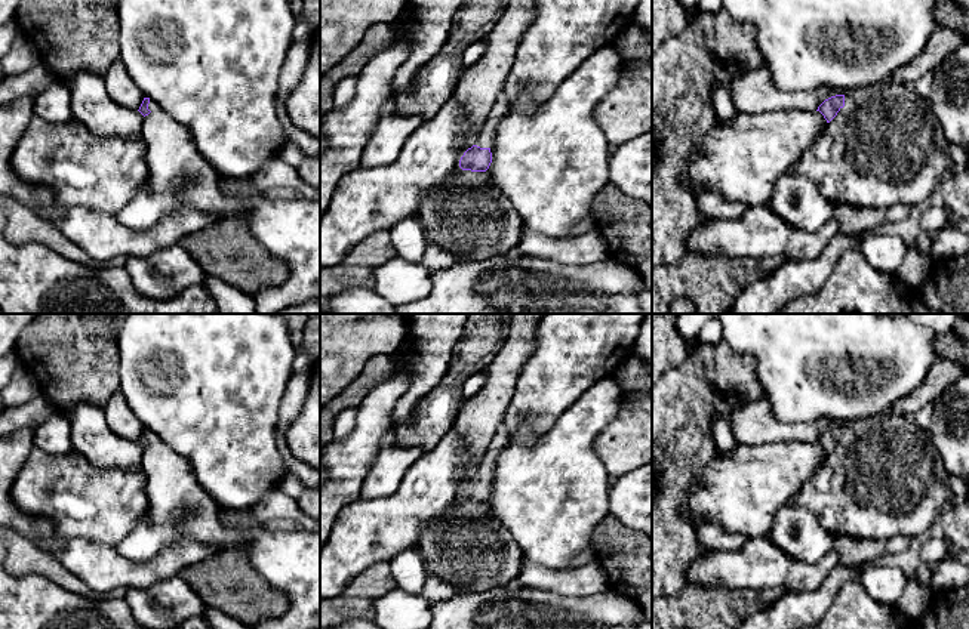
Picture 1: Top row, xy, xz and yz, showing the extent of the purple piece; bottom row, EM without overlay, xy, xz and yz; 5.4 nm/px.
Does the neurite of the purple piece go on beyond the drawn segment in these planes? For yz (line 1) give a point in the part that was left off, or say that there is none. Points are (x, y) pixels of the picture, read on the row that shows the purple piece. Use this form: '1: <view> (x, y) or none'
1: none

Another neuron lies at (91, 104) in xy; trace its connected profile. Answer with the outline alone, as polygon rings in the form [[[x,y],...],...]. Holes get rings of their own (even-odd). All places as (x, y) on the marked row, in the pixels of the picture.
[[[79,71],[64,80],[64,84],[71,93],[73,120],[98,136],[121,138],[129,142],[141,138],[144,115],[138,110],[119,105],[108,95],[102,75]]]

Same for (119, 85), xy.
[[[114,61],[104,75],[108,95],[121,107],[139,110],[144,95],[129,77],[124,64]]]

